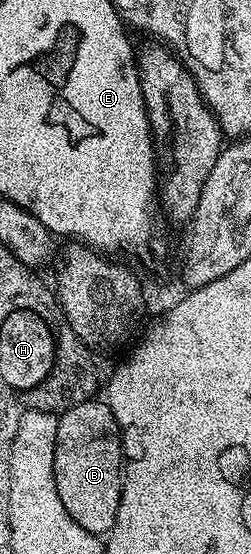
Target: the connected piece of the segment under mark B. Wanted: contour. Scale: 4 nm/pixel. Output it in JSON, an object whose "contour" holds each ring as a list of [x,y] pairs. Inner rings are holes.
{"contour":[[[92,400],[69,408],[64,414],[58,415],[57,440],[53,452],[53,472],[57,484],[57,496],[61,496],[61,504],[65,504],[65,512],[85,528],[85,532],[106,536],[117,520],[117,508],[121,504],[123,491],[123,439],[121,428],[108,408],[106,401]]]}

